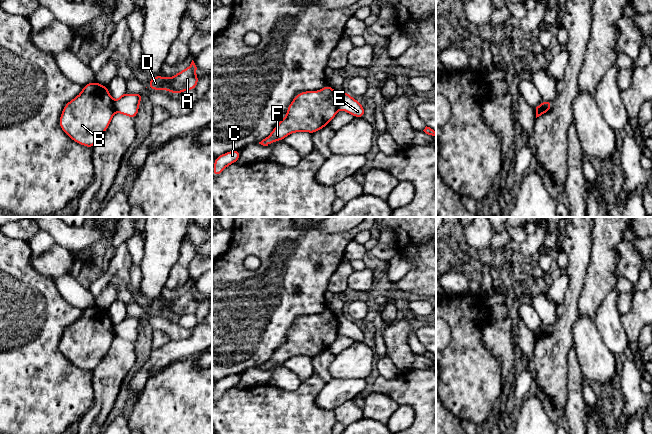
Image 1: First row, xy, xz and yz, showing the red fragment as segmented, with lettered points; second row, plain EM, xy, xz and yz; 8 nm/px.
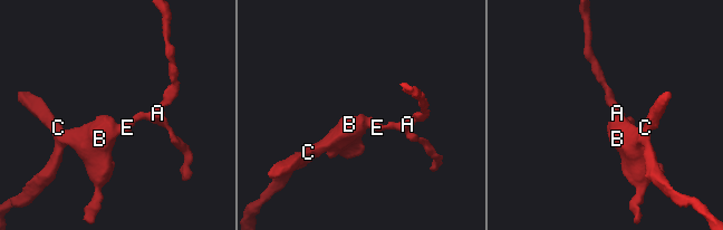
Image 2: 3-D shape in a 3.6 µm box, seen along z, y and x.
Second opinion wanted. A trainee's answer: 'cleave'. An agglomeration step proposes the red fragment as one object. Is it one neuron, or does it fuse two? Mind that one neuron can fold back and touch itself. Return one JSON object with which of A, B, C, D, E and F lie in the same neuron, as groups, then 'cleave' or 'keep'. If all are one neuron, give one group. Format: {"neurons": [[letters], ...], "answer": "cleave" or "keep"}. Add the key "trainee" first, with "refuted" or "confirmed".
{"trainee": "confirmed", "neurons": [["A", "D", "E"], ["B", "C", "F"]], "answer": "cleave"}

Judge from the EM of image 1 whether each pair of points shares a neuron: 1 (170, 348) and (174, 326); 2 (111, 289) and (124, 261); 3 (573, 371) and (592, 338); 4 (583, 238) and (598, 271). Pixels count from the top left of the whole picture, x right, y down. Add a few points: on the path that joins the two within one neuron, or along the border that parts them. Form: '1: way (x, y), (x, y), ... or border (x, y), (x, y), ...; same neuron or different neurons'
1: border (192, 330), (188, 337), (171, 341); different neurons
2: border (113, 280), (95, 296); different neurons
3: border (572, 344), (575, 350), (575, 357), (585, 379); different neurons
4: border (592, 231), (590, 266), (585, 277); different neurons

